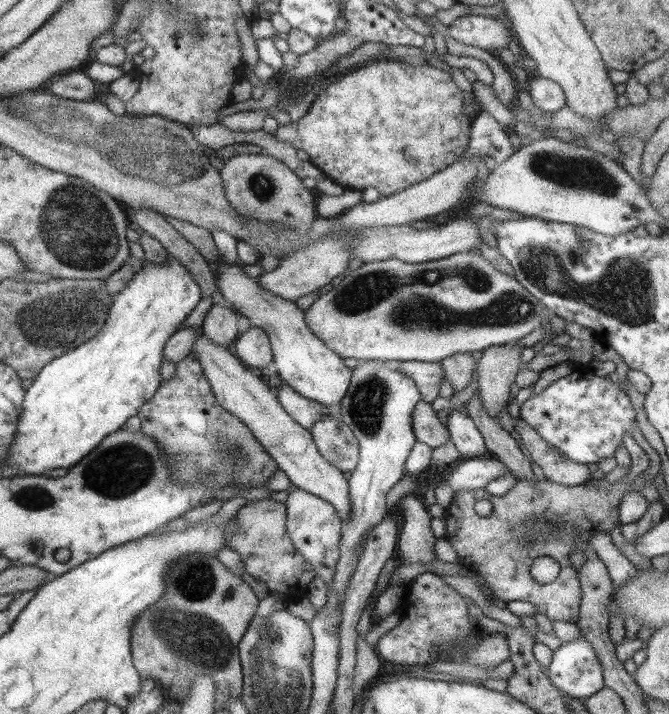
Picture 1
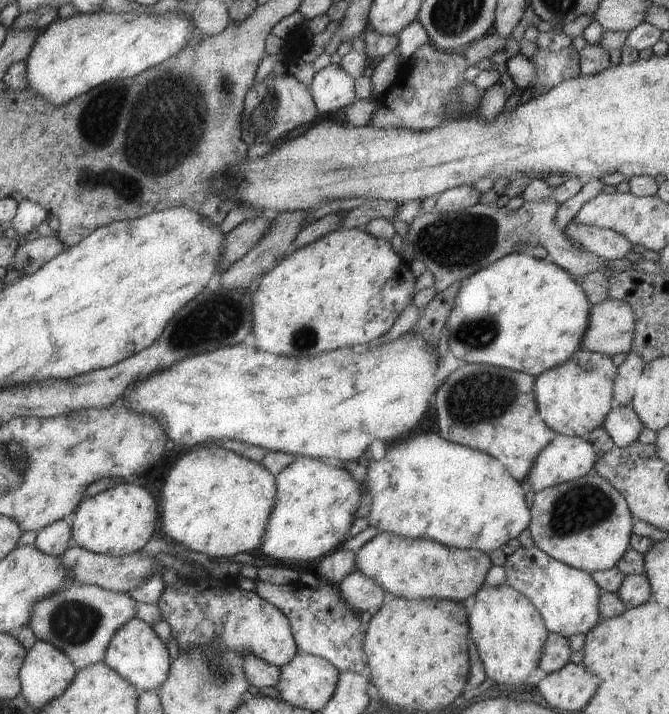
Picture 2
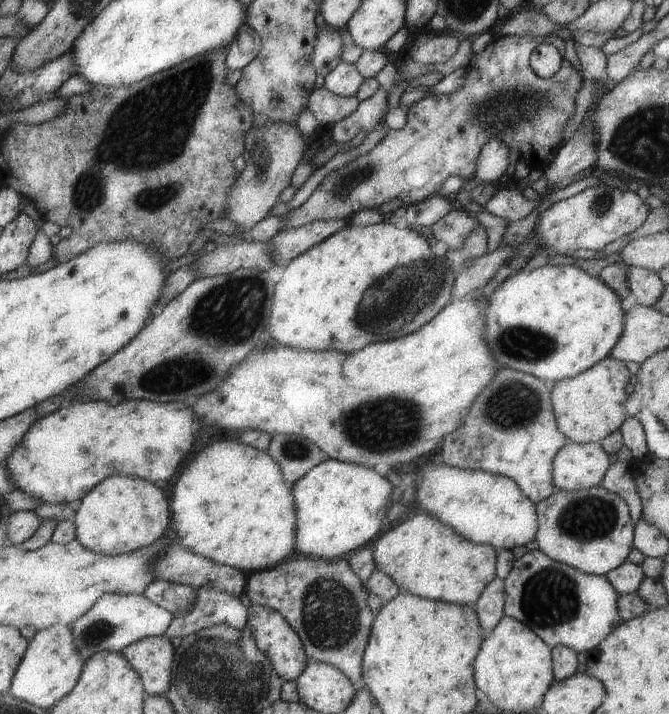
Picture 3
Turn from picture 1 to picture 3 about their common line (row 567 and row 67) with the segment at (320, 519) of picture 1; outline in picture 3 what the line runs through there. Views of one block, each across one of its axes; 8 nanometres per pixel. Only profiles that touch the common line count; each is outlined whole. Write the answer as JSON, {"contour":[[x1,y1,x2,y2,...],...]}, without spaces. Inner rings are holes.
{"contour":[[328,24,318,28,318,36,316,36,316,42,314,42,314,54,312,54,311,62,317,74,325,77,340,64,344,43,340,37,340,29]]}

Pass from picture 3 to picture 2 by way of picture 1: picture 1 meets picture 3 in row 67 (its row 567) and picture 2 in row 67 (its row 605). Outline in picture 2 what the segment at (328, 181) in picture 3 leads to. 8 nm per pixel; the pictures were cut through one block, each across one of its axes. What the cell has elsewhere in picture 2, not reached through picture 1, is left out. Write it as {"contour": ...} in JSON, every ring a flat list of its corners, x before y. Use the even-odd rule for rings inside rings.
{"contour":[[572,45,558,52,540,49,540,52,529,60,536,69,536,81,529,88,534,97,552,90,563,80,581,75,580,53]]}

